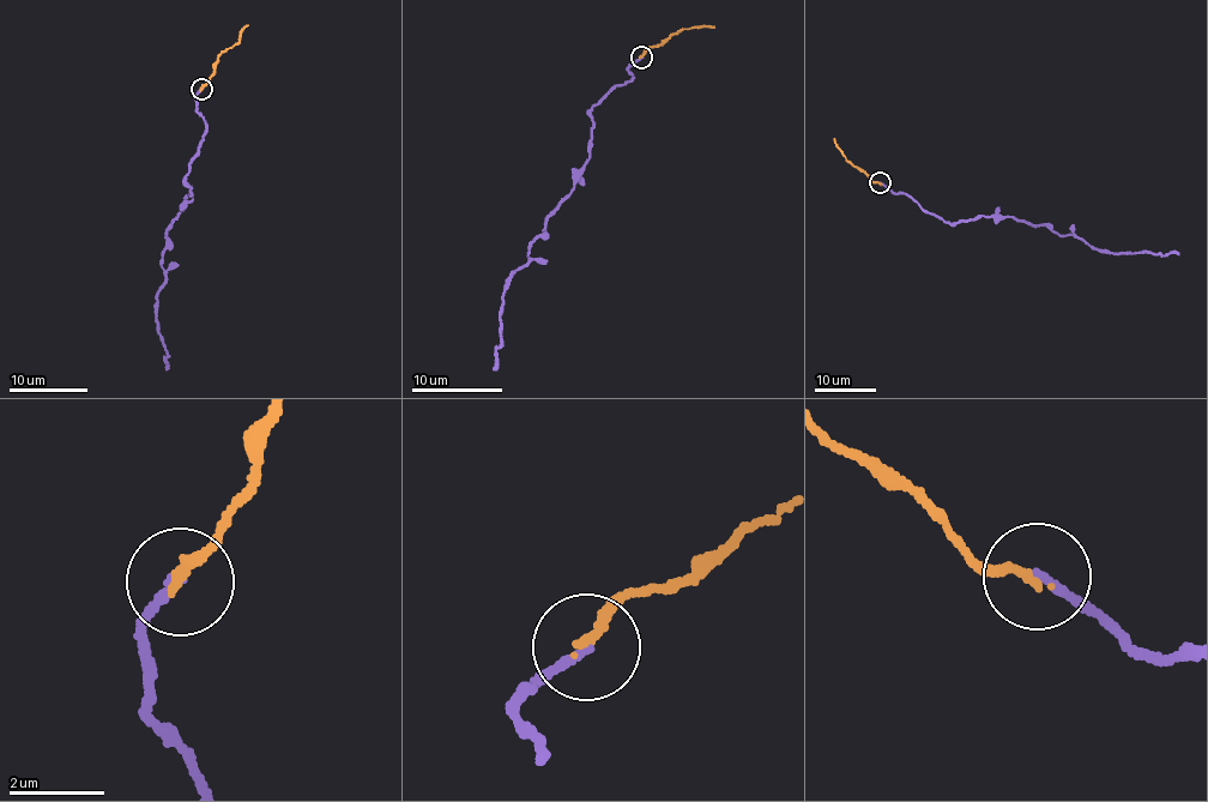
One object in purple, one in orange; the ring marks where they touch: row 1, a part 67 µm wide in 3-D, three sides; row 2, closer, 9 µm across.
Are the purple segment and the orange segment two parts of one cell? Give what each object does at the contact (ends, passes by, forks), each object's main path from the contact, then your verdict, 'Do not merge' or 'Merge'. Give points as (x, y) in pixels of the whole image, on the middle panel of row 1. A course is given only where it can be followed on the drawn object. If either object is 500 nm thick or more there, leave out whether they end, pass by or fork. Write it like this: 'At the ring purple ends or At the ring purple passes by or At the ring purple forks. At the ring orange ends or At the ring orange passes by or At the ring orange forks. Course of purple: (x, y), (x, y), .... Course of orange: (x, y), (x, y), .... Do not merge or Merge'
At the ring purple ends. At the ring orange ends. Course of purple: (641, 58), (630, 62), (630, 80), (591, 107), (591, 157), (531, 242), (527, 266), (508, 278), (493, 369). Course of orange: (641, 58), (671, 35), (714, 26). Merge

